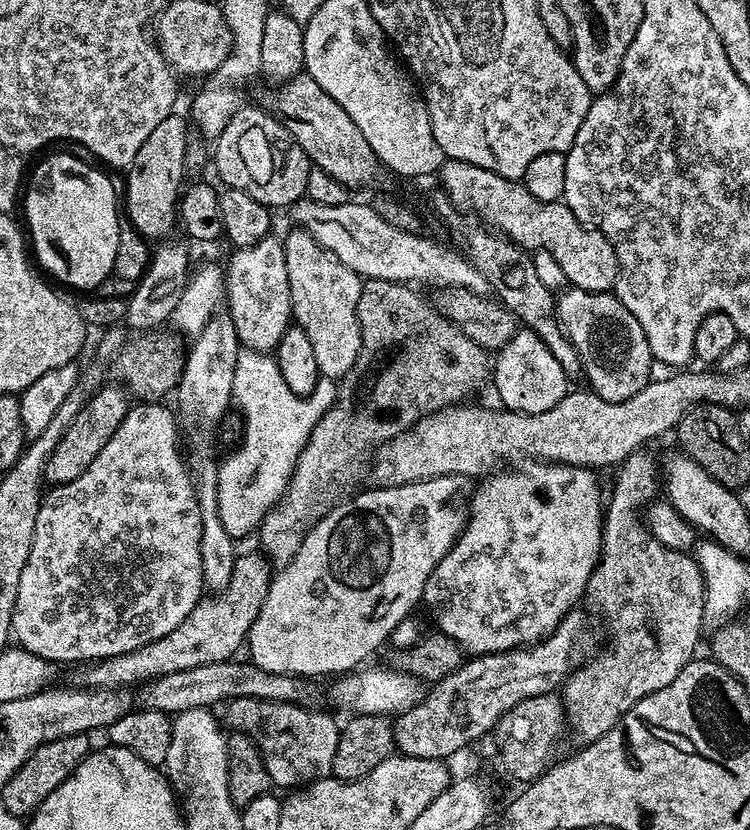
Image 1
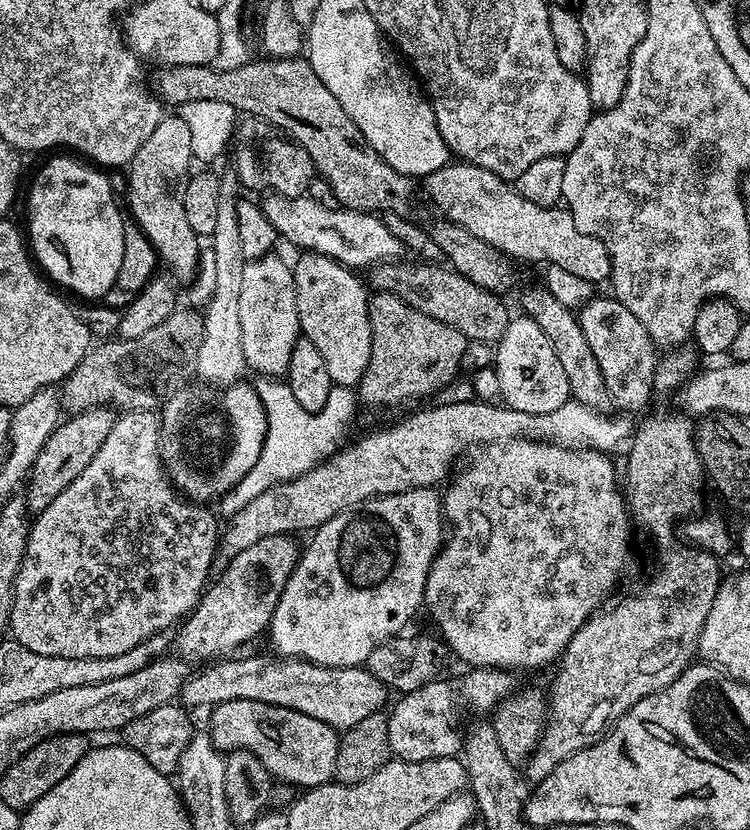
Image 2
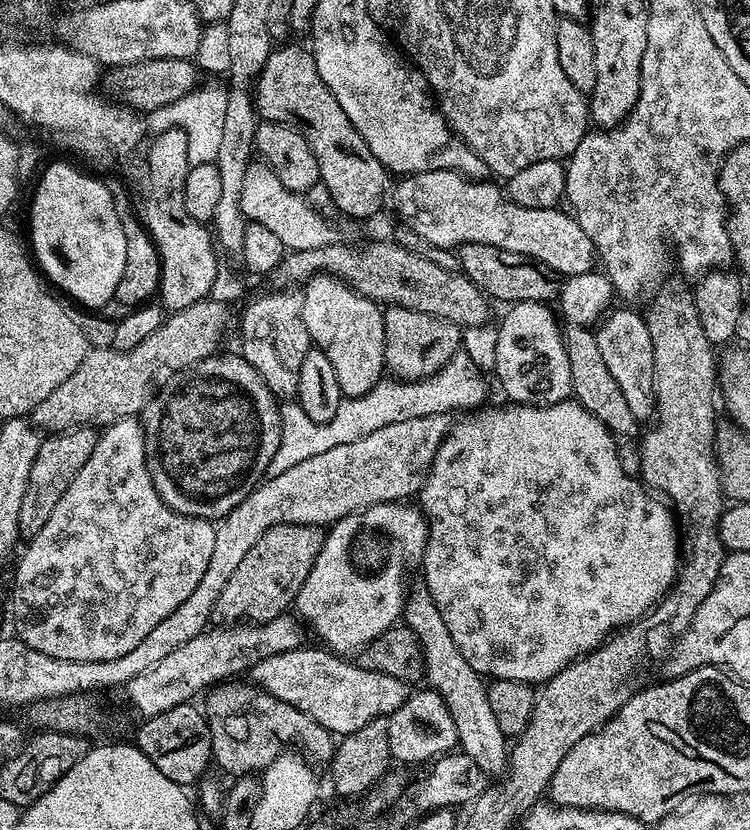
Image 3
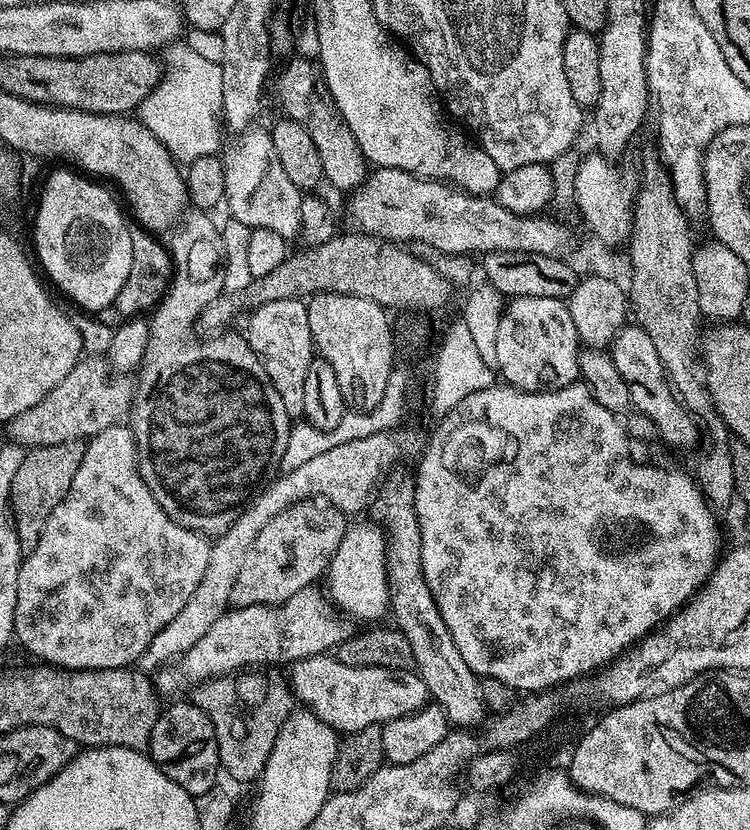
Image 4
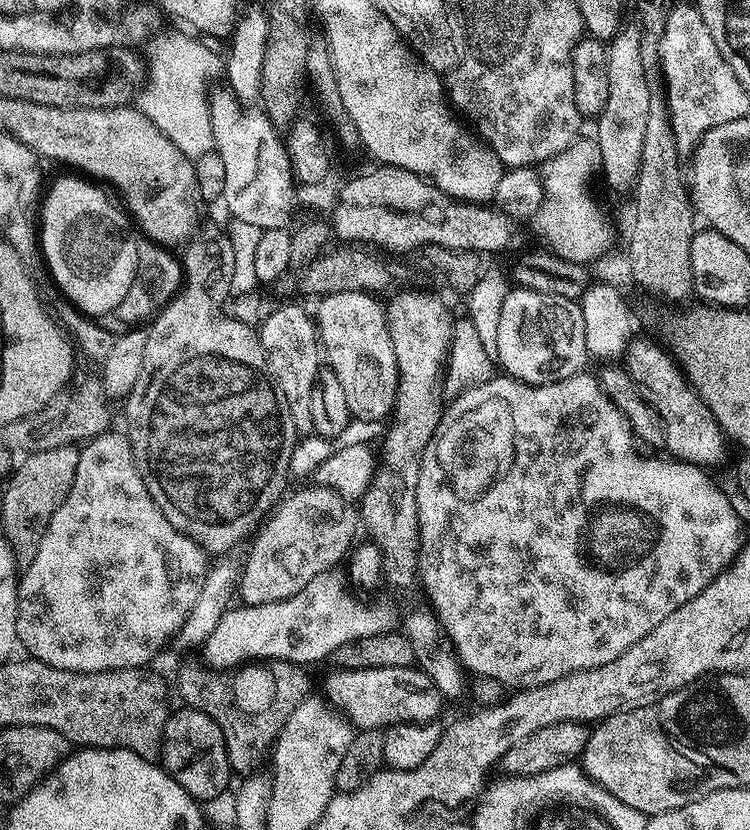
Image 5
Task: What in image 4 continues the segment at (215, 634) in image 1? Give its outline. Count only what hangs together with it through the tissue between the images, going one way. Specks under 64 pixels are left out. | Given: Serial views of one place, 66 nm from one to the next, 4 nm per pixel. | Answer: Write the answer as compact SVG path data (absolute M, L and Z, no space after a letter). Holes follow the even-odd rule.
M323 498L315 500L304 500L301 504L290 506L282 510L262 530L258 530L258 538L254 538L254 546L246 554L242 562L242 570L238 578L234 581L234 590L232 591L232 608L245 608L255 604L285 604L290 597L298 594L298 590L313 587L317 583L316 579L323 577L328 571L328 563L334 558L338 546L342 542L346 531L345 513L339 508L328 504Z

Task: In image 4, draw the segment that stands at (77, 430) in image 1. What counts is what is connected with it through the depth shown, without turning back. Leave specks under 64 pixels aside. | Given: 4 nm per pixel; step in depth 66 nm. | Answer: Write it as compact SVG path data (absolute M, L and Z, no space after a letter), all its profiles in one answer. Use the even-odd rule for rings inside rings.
M78 440L25 451L22 466L18 466L18 474L14 476L10 501L12 525L18 536L21 553L30 553L34 546L38 546L38 538L42 538L42 530L46 530L46 521L50 514L54 514L54 506L66 498L66 490L70 490L70 482L74 482L78 466L82 466L83 453L84 444Z

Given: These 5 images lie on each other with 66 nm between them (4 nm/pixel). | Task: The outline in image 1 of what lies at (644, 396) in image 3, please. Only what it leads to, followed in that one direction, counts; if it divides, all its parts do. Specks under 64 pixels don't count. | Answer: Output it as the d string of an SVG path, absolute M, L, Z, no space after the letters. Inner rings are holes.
M565 287L555 301L554 315L560 321L568 341L578 350L583 379L588 379L587 387L606 402L622 402L638 394L653 379L654 361L646 334L642 334L638 318L634 318L634 314L630 314L630 310L626 310L626 306L622 306L620 299L612 292L587 292L581 288Z

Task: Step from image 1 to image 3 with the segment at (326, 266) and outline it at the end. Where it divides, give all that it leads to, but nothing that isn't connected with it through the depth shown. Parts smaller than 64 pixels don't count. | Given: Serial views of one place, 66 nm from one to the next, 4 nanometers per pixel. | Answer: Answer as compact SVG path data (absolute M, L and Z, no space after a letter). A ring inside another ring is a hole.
M327 274L313 276L302 288L302 322L306 322L313 345L330 358L330 366L334 366L334 375L338 377L338 386L345 397L366 395L385 375L384 314L381 305L358 295L349 284Z

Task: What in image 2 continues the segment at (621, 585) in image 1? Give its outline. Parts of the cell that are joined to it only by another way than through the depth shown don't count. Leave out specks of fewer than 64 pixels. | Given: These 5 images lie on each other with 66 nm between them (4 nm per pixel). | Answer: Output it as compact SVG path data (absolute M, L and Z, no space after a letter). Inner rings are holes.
M676 410L669 416L652 416L641 428L639 425L633 431L627 448L628 461L624 468L622 464L622 491L631 519L637 525L640 523L644 528L652 528L656 535L656 569L641 588L625 596L617 595L611 602L597 608L594 615L577 630L574 638L570 638L568 647L555 665L556 677L552 680L552 689L548 688L546 692L548 718L544 722L544 733L526 761L526 776L532 782L544 780L546 774L553 772L554 766L566 762L566 758L578 754L578 750L589 748L620 717L642 702L642 698L670 686L674 678L684 673L684 669L693 663L696 639L702 632L706 614L710 614L710 606L714 606L714 598L720 589L721 561L701 548L681 542L677 533L668 529L681 518L699 513L699 508L704 504L704 496L700 491L704 484L706 488L706 477L696 449L693 417Z

